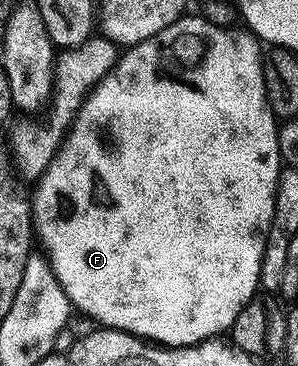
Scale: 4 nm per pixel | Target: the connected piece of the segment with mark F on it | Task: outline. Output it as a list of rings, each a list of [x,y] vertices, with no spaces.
[[[181,16],[174,24],[162,28],[154,36],[146,40],[137,42],[135,46],[129,46],[119,55],[116,67],[96,86],[96,89],[89,94],[88,98],[81,106],[79,114],[76,115],[76,121],[72,123],[67,134],[64,135],[64,141],[60,143],[60,151],[54,156],[54,160],[46,169],[44,175],[35,183],[31,191],[32,199],[32,220],[38,229],[39,235],[42,234],[42,240],[46,249],[49,261],[52,264],[52,270],[58,276],[62,288],[66,292],[68,301],[72,303],[77,311],[81,310],[88,318],[93,318],[93,323],[99,324],[104,328],[114,330],[125,330],[127,334],[135,334],[138,338],[143,338],[150,342],[155,342],[161,346],[193,346],[195,342],[205,342],[207,338],[215,338],[231,331],[234,320],[238,312],[250,301],[257,297],[256,290],[260,286],[260,265],[264,255],[264,245],[268,239],[268,233],[274,220],[274,200],[276,199],[276,185],[280,179],[282,169],[282,159],[280,157],[280,145],[278,144],[278,119],[272,114],[268,106],[266,88],[264,87],[262,46],[251,33],[232,35],[231,29],[223,26],[210,24],[203,16],[188,18]]]

